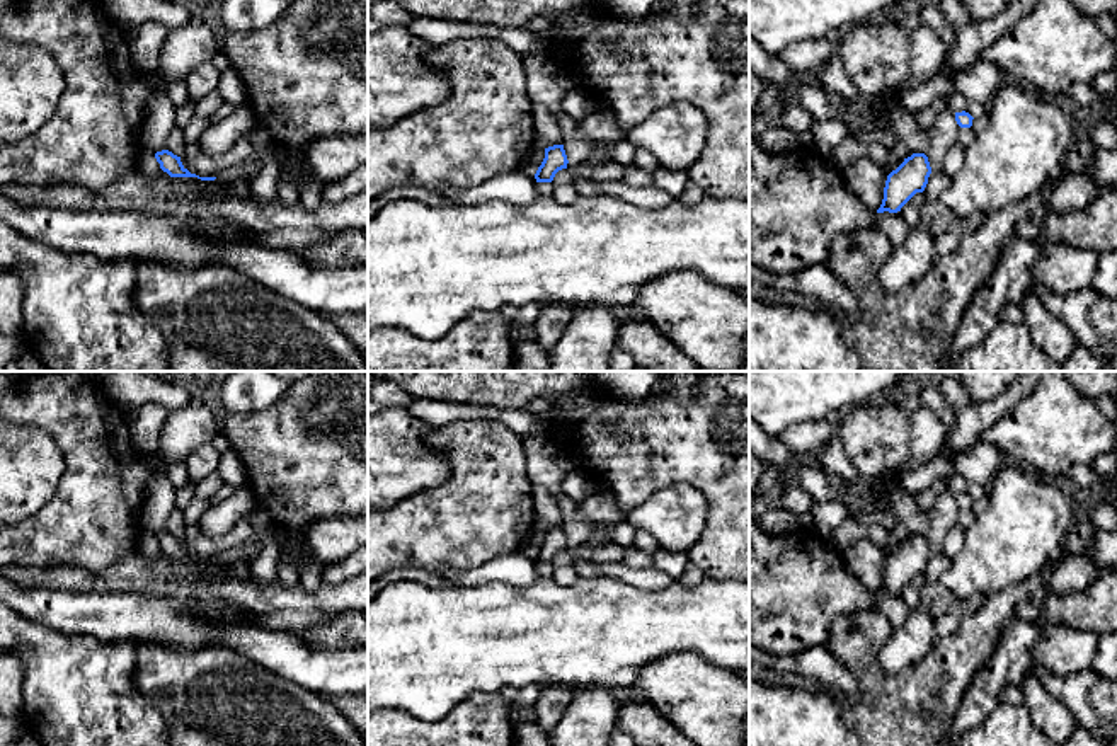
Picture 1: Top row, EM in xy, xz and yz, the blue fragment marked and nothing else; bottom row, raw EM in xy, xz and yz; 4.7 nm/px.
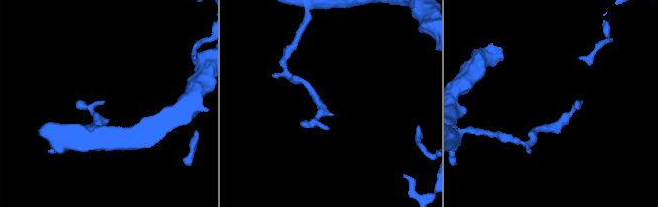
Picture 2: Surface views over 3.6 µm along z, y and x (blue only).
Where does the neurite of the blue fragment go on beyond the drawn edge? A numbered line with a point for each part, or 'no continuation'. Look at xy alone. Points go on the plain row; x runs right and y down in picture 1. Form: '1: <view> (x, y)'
no continuation

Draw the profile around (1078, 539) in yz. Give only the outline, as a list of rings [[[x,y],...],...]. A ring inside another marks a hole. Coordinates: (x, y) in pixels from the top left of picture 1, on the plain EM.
[[[1090,518],[1080,519],[1073,528],[1069,528],[1064,543],[1061,545],[1059,555],[1083,555],[1097,533],[1097,526]]]

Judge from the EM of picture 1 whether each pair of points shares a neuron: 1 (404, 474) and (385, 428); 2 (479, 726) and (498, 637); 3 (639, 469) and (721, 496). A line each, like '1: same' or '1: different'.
1: same
2: different
3: same

